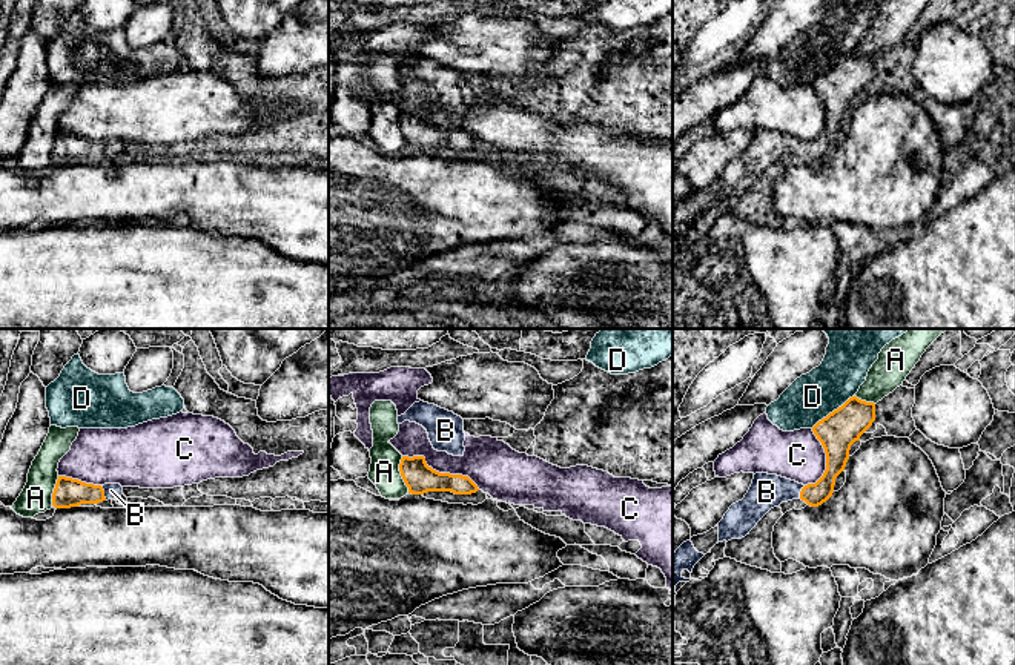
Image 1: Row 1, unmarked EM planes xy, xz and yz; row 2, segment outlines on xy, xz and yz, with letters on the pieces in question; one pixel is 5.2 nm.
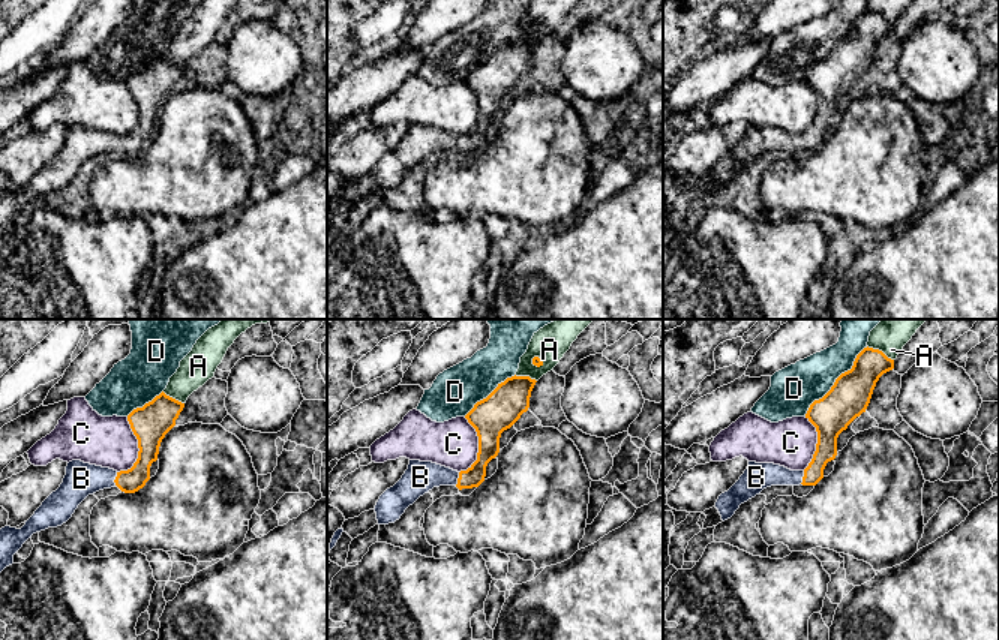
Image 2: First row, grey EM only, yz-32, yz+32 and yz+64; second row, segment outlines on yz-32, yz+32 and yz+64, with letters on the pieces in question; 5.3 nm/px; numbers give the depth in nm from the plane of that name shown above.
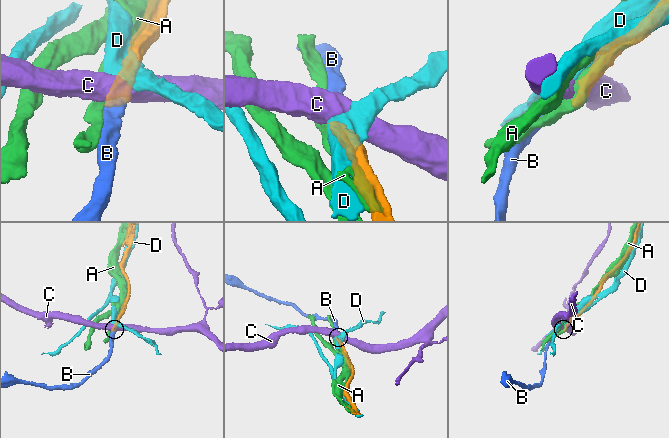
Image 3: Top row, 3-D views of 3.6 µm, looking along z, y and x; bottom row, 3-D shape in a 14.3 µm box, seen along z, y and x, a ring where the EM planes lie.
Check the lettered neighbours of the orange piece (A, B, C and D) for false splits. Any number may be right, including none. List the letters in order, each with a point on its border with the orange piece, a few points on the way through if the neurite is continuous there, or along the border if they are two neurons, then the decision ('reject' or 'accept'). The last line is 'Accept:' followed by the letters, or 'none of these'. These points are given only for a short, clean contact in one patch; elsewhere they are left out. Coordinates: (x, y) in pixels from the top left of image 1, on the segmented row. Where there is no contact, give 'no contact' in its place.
A: contact xz (401, 475); reject
B: contact xy (103, 493); way xy (68, 492), (103, 493), (111, 490); accept
C: contact xz (438, 472); reject
D: contact yz (834, 410); reject
Accept: B

